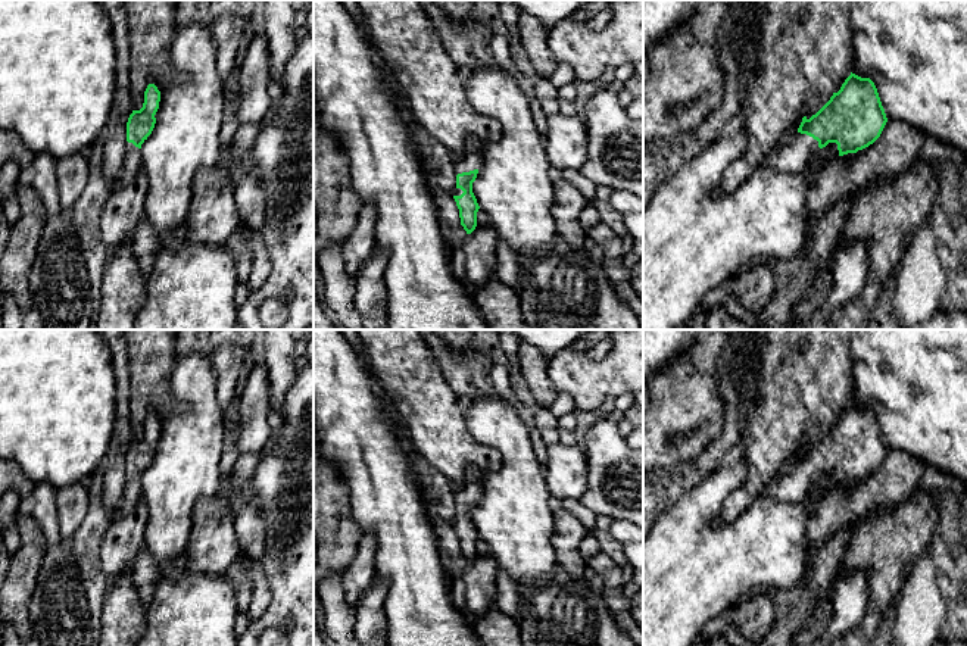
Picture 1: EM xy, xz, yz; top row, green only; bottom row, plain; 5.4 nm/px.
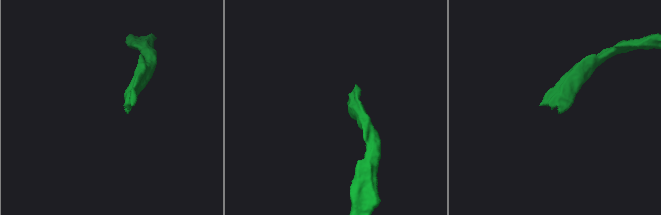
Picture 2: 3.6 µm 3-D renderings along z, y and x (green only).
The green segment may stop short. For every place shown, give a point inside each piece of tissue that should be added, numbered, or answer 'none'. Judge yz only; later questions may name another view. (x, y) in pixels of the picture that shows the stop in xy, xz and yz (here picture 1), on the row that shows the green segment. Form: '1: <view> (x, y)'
1: yz (795, 150)

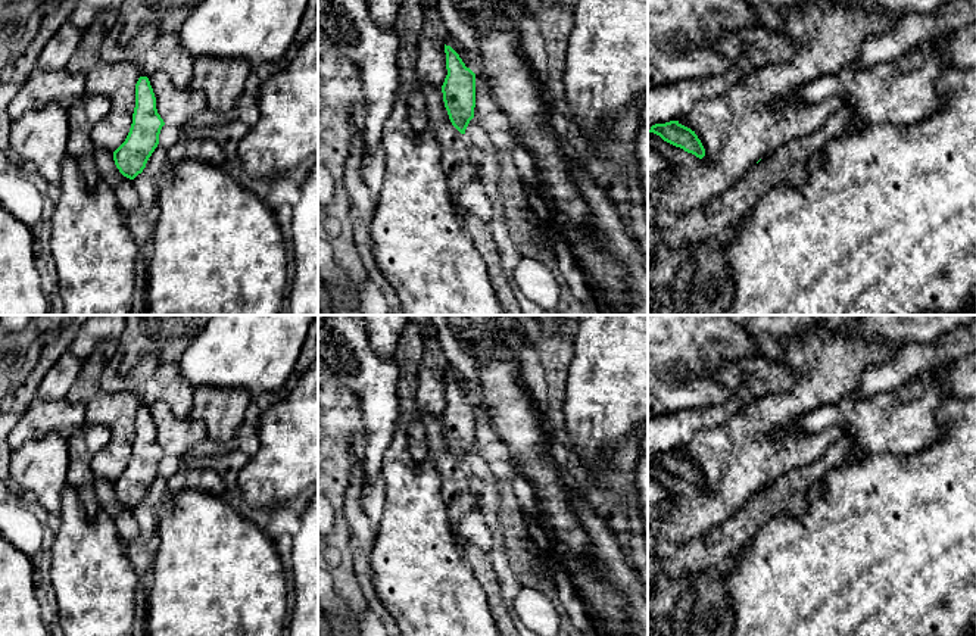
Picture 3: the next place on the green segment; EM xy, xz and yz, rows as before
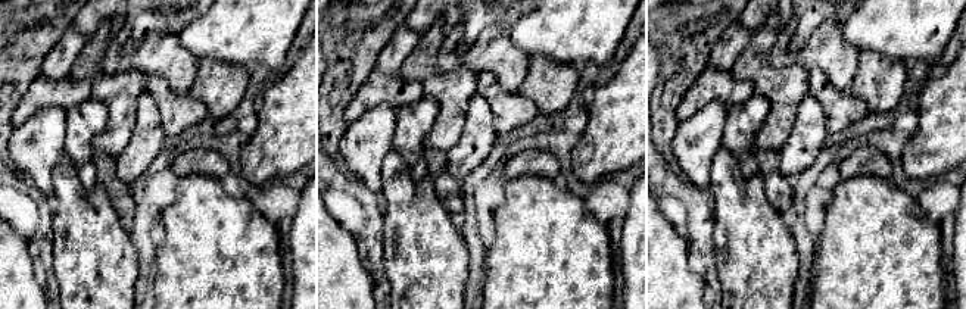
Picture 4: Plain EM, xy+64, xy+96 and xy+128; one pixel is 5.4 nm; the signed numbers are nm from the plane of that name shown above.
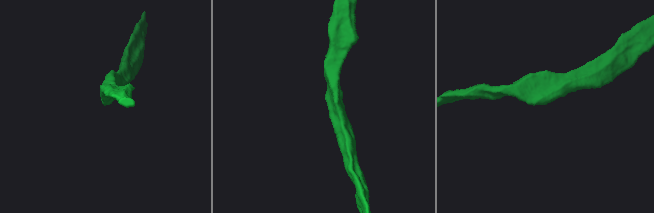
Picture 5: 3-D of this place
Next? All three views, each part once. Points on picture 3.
none

